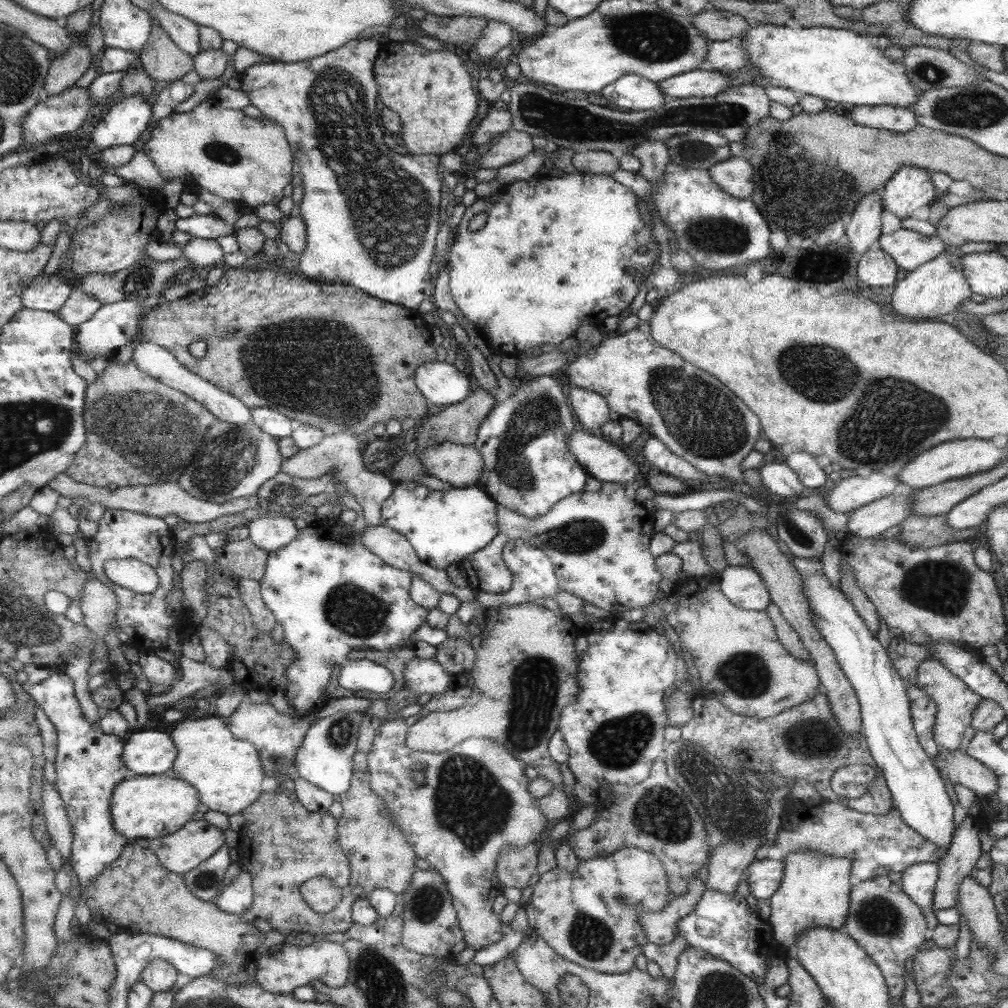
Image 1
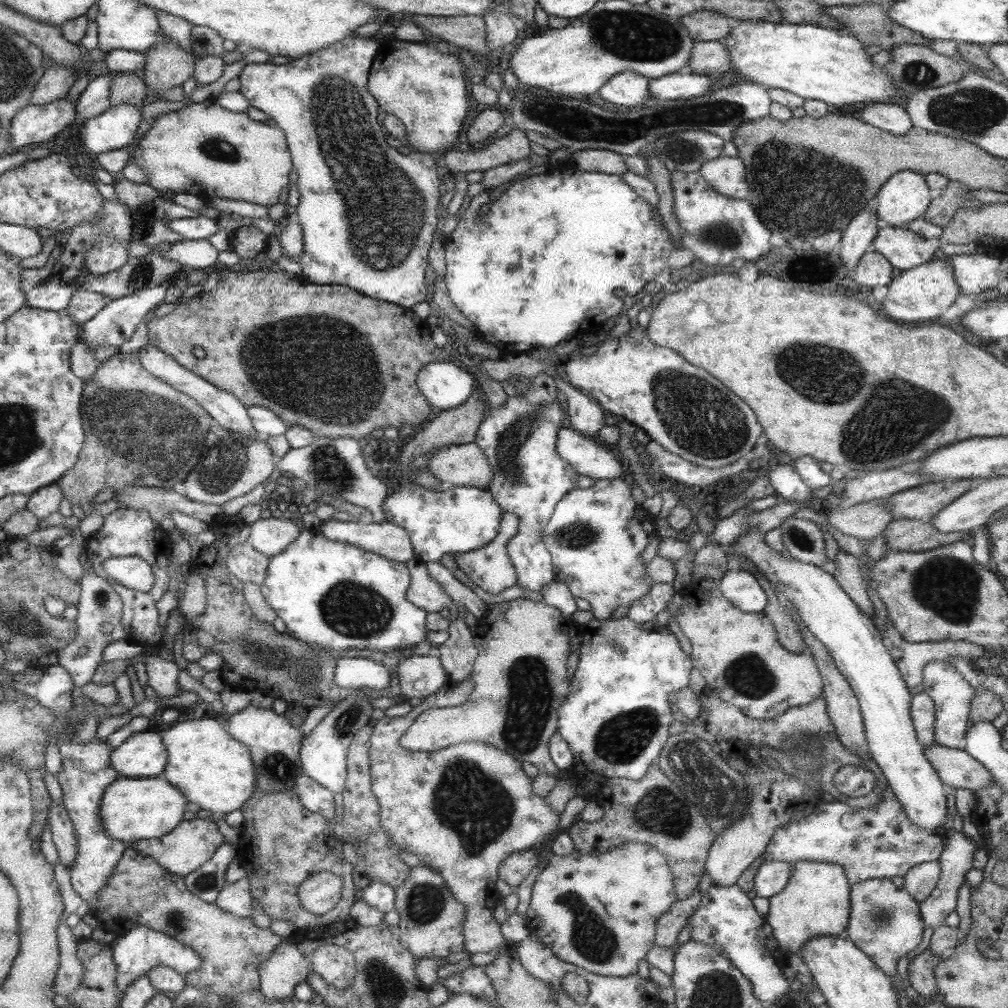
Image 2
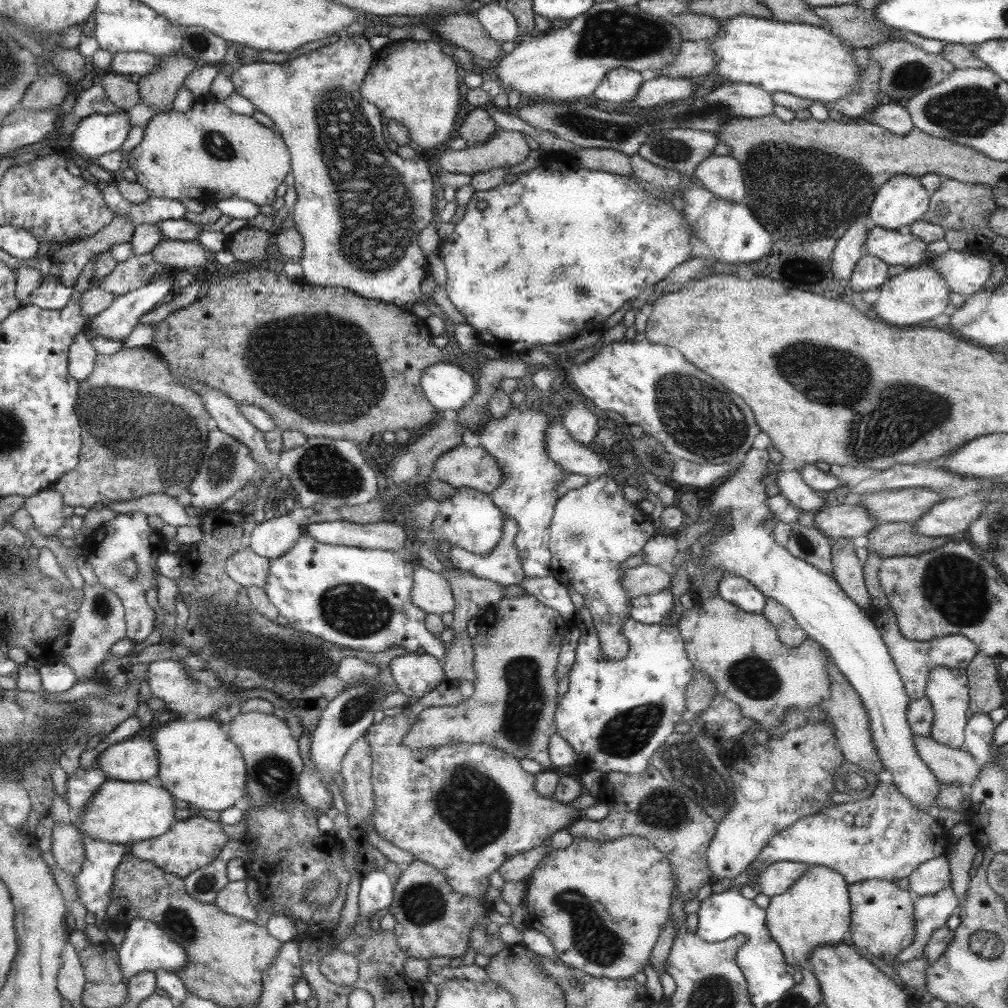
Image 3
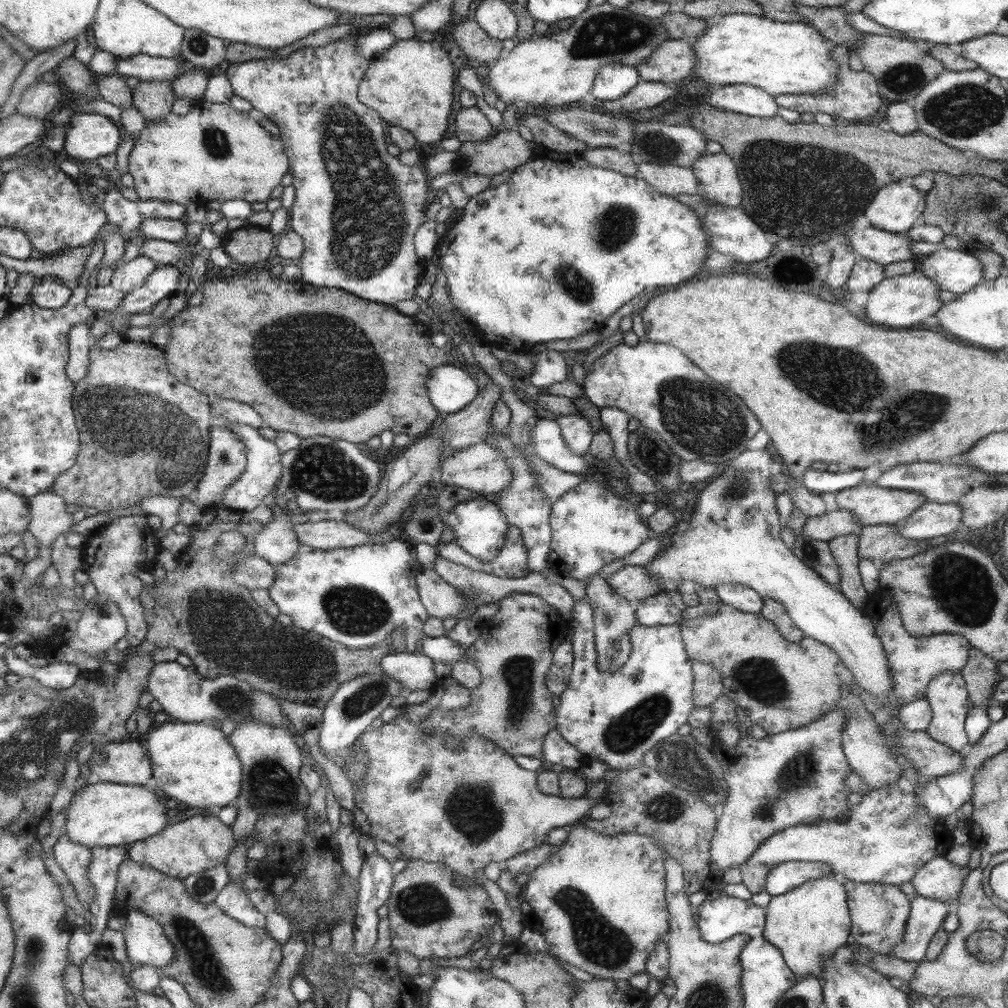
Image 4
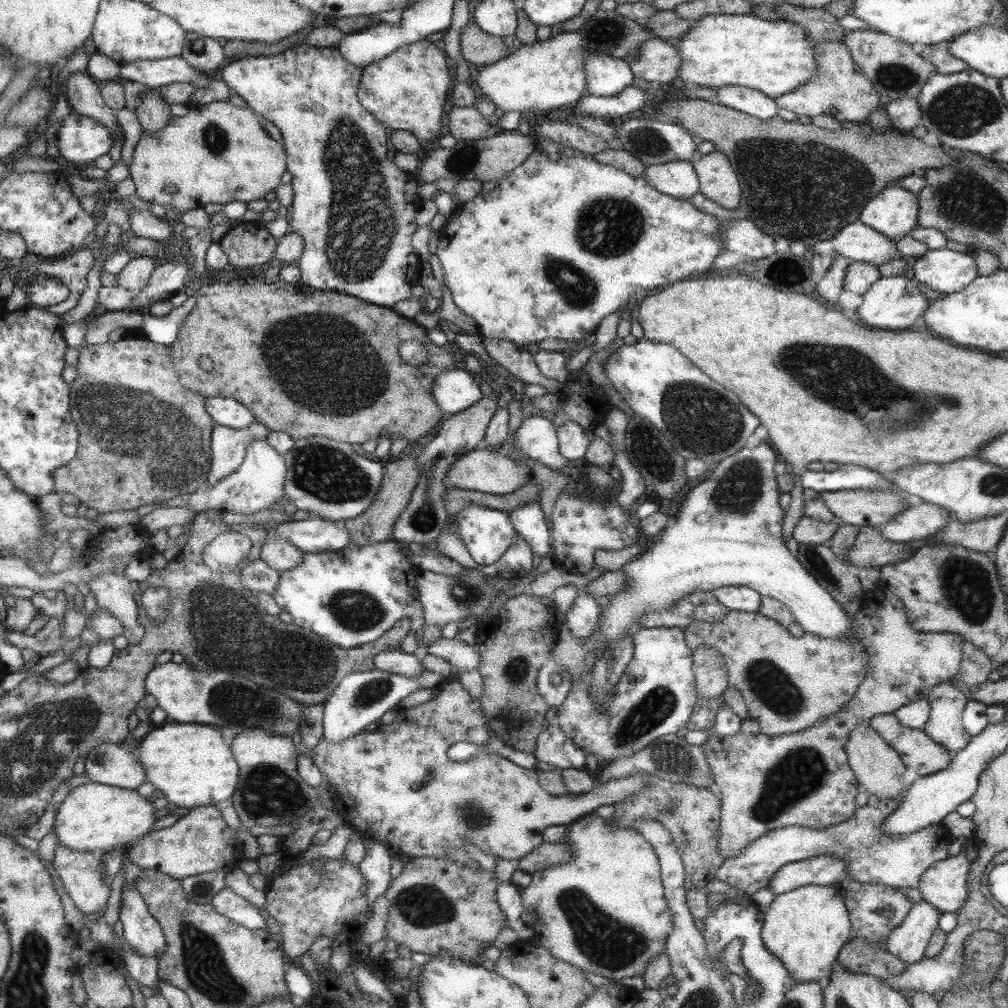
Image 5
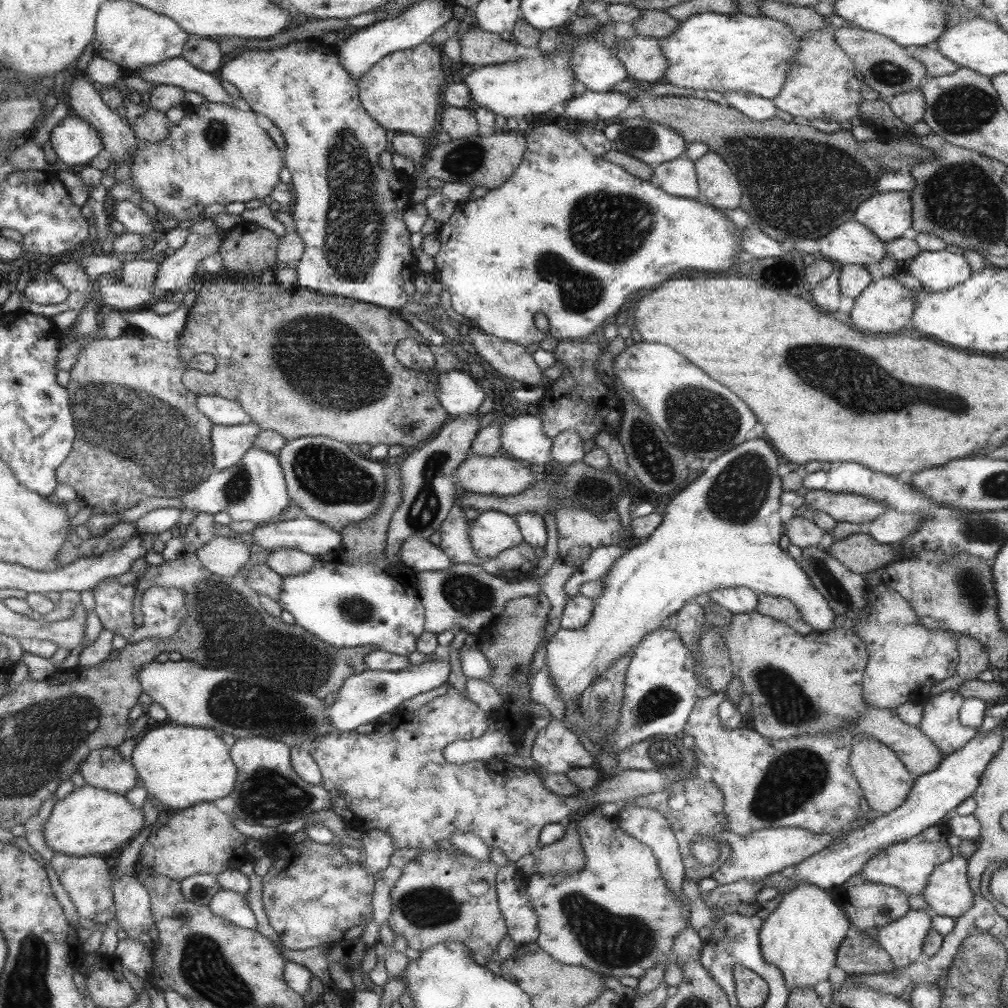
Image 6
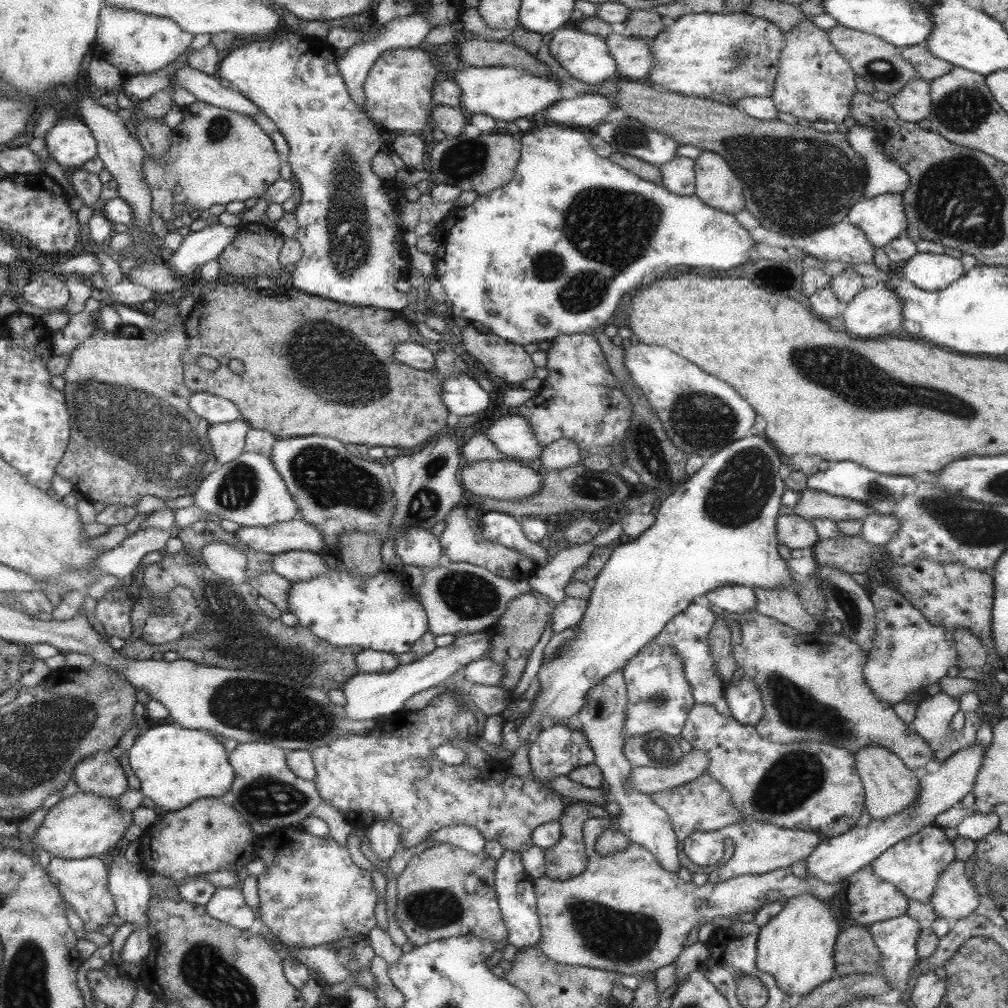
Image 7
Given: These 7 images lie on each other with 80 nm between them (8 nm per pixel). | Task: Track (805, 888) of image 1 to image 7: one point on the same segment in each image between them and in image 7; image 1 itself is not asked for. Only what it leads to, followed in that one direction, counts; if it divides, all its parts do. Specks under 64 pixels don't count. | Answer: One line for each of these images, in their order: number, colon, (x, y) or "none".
2: (815, 902)
3: (814, 912)
4: (806, 925)
5: (804, 929)
6: (801, 936)
7: (795, 947)

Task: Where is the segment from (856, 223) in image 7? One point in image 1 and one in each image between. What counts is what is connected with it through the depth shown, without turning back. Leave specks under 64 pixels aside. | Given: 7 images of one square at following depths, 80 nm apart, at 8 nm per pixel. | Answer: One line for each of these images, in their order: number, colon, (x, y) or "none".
1: (909, 188)
2: (904, 196)
3: (901, 200)
4: (896, 207)
5: (893, 212)
6: (886, 214)

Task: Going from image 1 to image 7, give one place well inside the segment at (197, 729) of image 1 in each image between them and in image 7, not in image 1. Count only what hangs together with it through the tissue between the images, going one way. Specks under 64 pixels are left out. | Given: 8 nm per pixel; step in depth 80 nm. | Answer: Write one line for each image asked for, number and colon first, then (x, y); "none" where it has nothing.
2: (214, 771)
3: (199, 764)
4: (196, 764)
5: (190, 765)
6: (181, 767)
7: (175, 766)

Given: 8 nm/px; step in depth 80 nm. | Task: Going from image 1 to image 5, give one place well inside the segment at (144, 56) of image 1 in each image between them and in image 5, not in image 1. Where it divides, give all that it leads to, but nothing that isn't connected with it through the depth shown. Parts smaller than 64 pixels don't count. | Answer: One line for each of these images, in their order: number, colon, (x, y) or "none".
2: (168, 66)
3: (158, 89)
4: (154, 99)
5: (153, 112)

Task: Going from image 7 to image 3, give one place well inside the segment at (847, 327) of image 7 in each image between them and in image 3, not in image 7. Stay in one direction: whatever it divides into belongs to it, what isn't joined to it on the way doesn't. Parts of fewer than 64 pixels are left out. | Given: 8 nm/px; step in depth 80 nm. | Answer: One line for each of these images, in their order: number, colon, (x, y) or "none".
3: (919, 293)
4: (899, 301)
5: (891, 303)
6: (885, 305)

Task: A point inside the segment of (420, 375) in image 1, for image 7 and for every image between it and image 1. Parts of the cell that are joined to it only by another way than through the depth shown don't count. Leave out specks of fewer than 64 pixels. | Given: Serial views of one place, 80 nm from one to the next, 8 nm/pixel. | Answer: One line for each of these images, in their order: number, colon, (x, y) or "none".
2: (445, 386)
3: (447, 387)
4: (450, 389)
5: (454, 390)
6: (457, 392)
7: (463, 397)

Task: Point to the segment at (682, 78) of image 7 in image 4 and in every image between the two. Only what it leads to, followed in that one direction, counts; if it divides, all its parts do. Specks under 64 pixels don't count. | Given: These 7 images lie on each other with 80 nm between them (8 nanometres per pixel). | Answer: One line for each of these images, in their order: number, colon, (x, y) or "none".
4: (779, 58)
5: (773, 57)
6: (708, 51)

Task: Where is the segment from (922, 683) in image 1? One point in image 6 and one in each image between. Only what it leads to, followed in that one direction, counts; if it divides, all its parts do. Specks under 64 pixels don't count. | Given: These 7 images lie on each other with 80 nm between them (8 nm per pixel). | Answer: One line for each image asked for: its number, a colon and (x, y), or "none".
2: (951, 695)
3: (947, 690)
4: (946, 694)
5: (946, 703)
6: (938, 722)

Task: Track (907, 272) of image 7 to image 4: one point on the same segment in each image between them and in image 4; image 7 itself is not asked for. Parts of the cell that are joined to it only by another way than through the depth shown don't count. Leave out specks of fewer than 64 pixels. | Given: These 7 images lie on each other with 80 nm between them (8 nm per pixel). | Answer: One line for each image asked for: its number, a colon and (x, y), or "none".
4: (955, 271)
5: (944, 270)
6: (937, 271)

